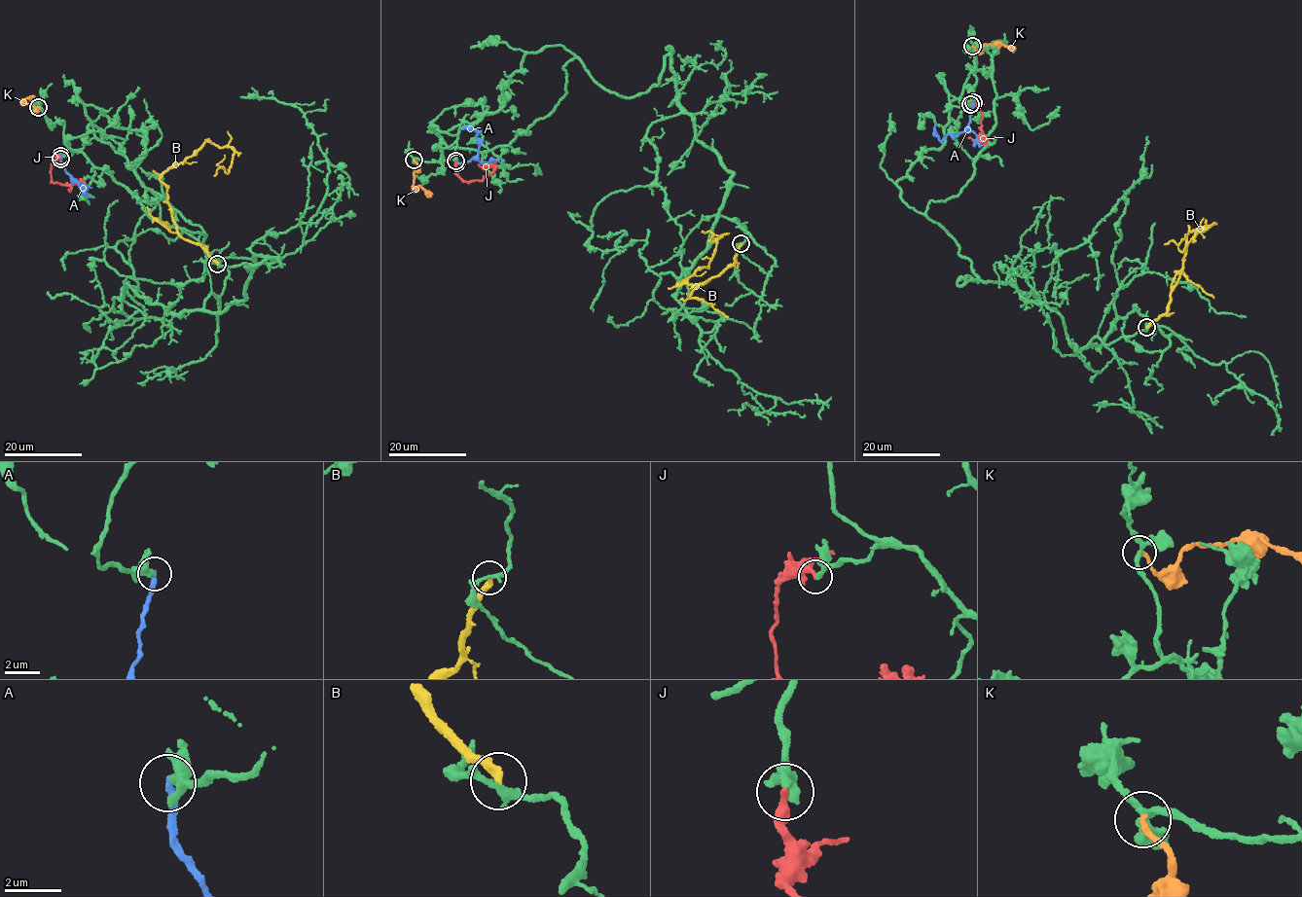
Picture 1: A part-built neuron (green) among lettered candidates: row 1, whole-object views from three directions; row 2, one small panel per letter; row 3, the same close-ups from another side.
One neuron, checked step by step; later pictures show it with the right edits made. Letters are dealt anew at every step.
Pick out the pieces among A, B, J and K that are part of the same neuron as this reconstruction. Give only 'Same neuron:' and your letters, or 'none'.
Same neuron: J

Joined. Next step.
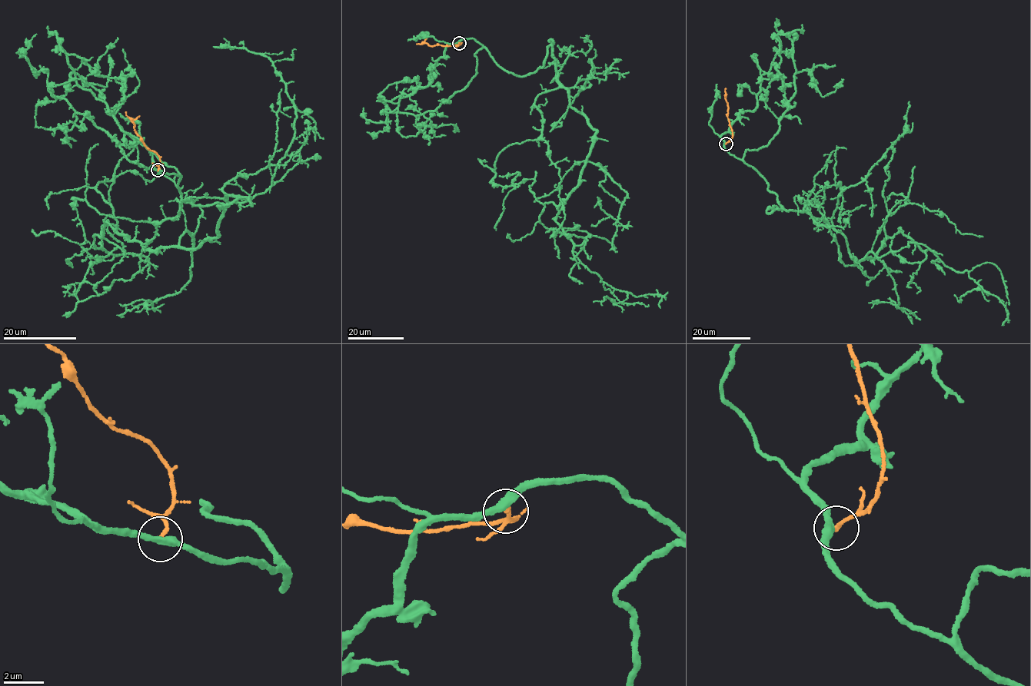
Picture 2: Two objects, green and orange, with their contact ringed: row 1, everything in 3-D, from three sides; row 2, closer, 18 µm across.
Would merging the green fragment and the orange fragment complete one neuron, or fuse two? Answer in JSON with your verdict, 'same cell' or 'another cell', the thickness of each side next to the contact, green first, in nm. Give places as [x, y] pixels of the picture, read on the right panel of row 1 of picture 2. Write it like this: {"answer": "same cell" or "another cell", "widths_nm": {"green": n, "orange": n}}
{"answer": "another cell", "widths_nm": {"green": 360, "orange": 190}}

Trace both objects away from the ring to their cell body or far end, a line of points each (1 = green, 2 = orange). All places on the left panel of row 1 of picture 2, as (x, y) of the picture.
1: (157, 170), (195, 205), (246, 199), (194, 249), (105, 221), (94, 246), (113, 258), (63, 291)
2: (157, 170), (158, 154), (145, 145), (126, 111)

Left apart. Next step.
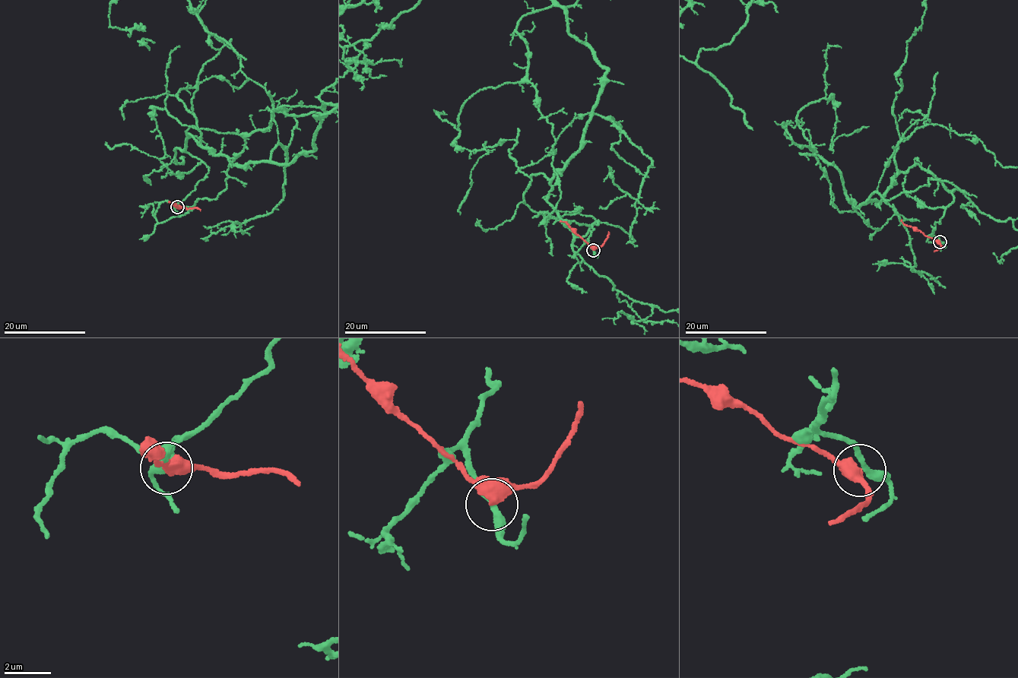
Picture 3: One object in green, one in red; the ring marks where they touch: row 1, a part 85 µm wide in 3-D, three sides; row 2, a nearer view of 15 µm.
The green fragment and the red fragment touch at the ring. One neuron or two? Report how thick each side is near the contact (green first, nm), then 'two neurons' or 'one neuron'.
280 nm thick on the green side, 320 nm on the other; two neurons

